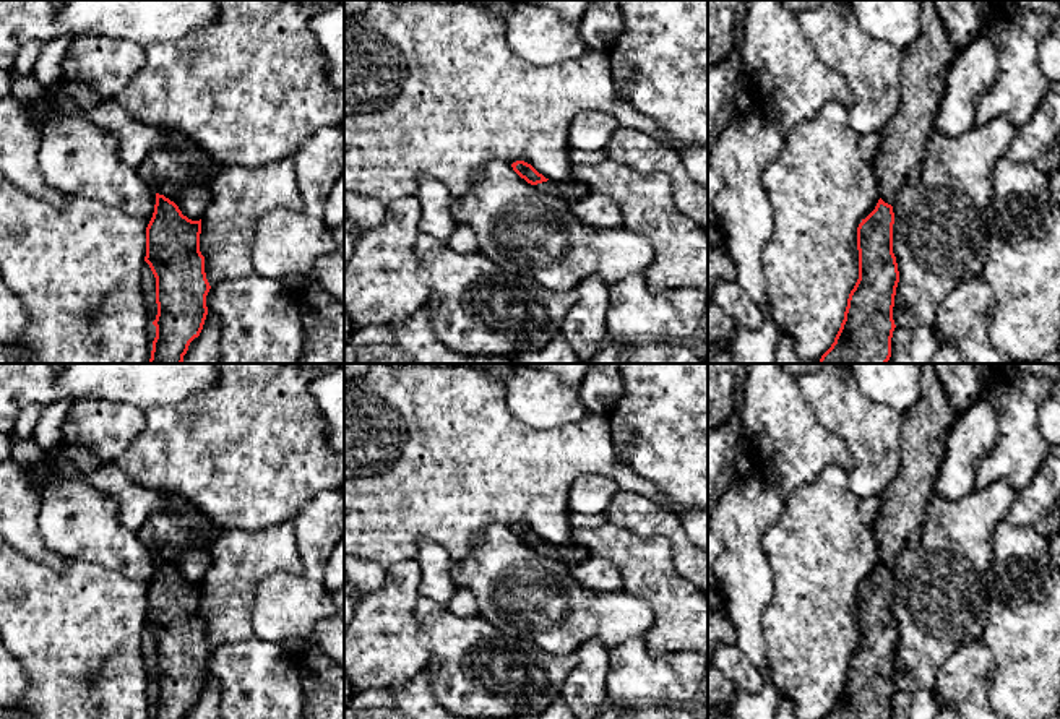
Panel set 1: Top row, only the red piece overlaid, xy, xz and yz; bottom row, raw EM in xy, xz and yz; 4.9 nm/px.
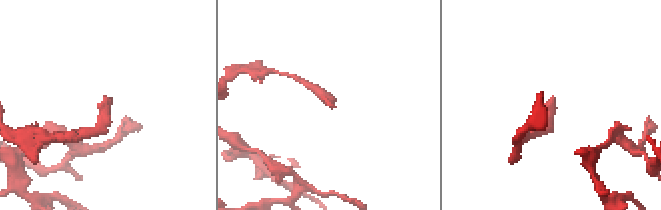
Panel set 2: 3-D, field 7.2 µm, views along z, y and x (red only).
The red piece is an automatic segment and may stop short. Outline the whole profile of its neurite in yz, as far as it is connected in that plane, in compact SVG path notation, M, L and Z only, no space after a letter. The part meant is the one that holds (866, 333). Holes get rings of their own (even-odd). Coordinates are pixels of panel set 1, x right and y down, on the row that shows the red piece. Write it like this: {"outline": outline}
{"outline": "M919 0L920 31L917 39L903 49L904 75L901 83L903 102L894 117L880 135L880 151L873 159L877 190L880 200L875 209L857 227L859 279L849 294L844 320L831 347L821 355L820 364L886 364L891 357L891 338L896 328L893 307L899 271L893 253L893 224L898 192L916 182L925 157L925 143L933 131L946 89L946 76L959 52L950 41L932 0Z"}

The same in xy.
{"outline": "M161 130L164 140L149 151L136 167L143 180L156 192L153 217L146 227L146 256L156 278L157 315L153 325L156 338L149 364L182 364L190 342L200 336L206 315L206 295L211 289L205 273L205 256L200 252L201 219L192 221L174 203L182 185L206 183L222 169L198 144L187 136Z"}

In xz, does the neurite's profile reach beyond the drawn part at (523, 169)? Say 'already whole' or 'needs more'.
needs more

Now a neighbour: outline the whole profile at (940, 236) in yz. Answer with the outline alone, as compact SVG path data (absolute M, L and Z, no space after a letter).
M995 117L956 138L935 130L929 135L920 175L898 192L893 206L893 253L899 271L893 320L898 328L933 326L945 297L959 282L982 274L993 167L1006 154L1016 131L1018 127L1010 118Z

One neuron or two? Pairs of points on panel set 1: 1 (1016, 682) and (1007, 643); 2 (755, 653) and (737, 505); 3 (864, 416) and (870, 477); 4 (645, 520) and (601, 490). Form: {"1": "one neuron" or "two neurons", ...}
{"1": "one neuron", "2": "one neuron", "3": "one neuron", "4": "two neurons"}

